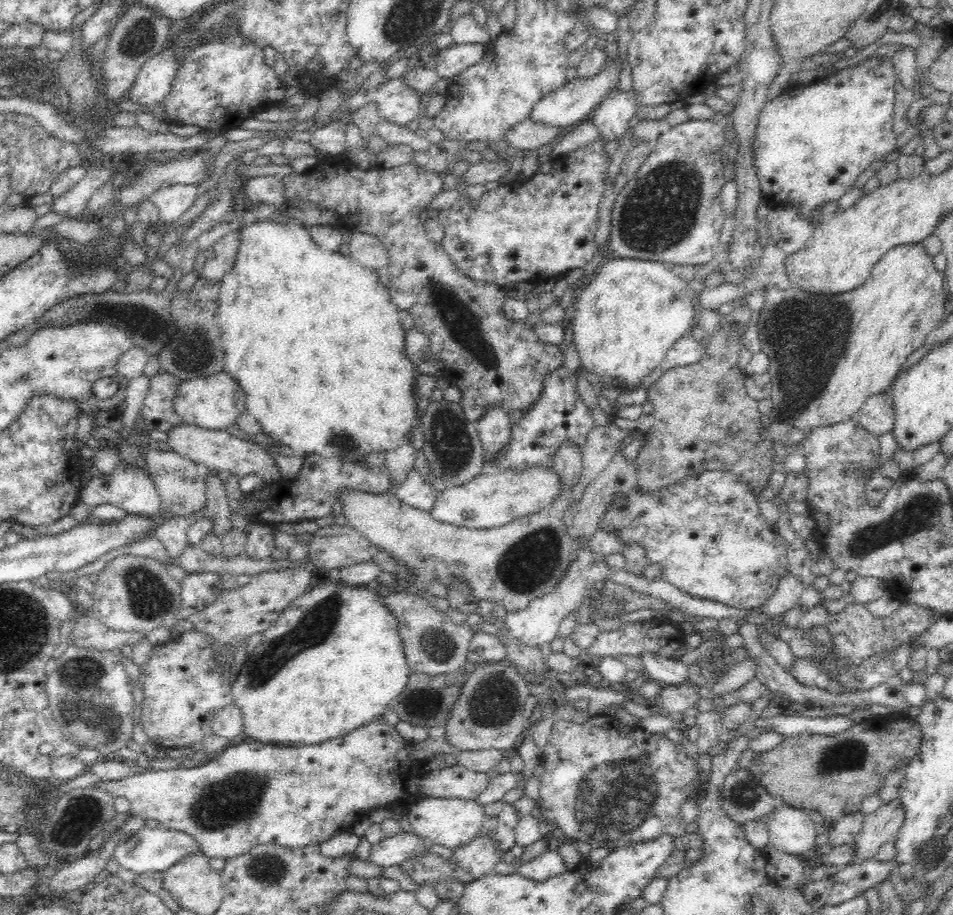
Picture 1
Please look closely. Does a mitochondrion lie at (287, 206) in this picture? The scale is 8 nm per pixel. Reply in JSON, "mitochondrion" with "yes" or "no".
{"mitochondrion":"no"}

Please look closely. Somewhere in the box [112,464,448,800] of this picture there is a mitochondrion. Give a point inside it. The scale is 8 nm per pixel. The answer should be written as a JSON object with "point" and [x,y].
{"point":[315,625]}

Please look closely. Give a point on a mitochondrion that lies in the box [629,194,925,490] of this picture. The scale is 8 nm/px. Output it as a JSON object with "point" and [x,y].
{"point":[806,382]}

